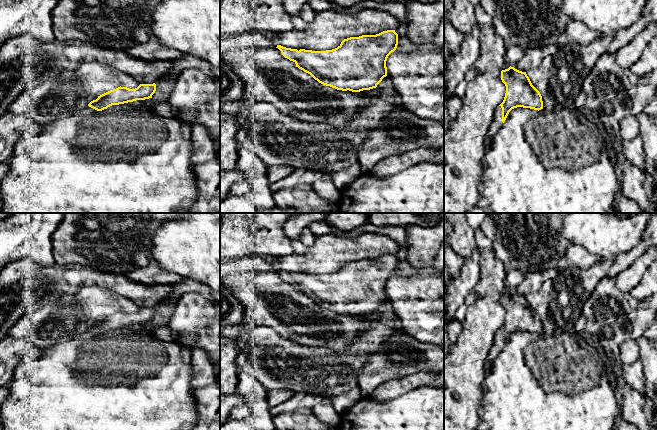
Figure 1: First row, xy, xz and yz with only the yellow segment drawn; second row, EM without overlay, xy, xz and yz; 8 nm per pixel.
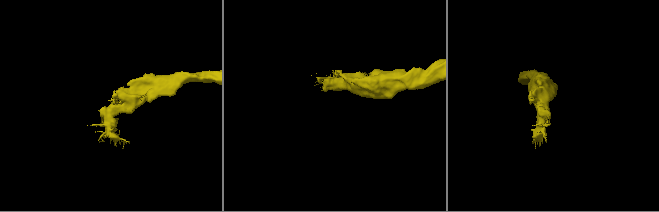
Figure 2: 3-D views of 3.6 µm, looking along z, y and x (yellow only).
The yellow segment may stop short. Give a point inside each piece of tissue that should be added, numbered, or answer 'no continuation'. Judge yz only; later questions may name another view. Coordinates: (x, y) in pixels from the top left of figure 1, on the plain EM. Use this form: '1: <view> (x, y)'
1: yz (497, 347)

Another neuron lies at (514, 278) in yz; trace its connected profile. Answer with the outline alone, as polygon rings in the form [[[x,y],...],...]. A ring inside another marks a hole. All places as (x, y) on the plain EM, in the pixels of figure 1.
[[[509,270],[506,273],[505,285],[511,291],[515,290],[524,280],[524,274],[518,270]]]

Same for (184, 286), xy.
[[[182,279],[180,282],[173,284],[169,299],[175,301],[190,292],[200,293],[204,298],[212,301],[212,290],[206,285],[190,279]]]

